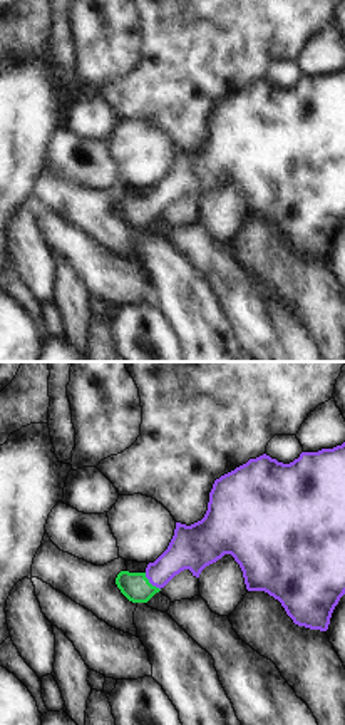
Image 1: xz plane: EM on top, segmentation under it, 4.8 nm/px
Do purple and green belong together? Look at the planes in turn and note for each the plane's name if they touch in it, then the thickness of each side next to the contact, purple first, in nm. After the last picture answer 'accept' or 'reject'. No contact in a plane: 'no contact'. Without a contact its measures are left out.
xz | 200/140 nm

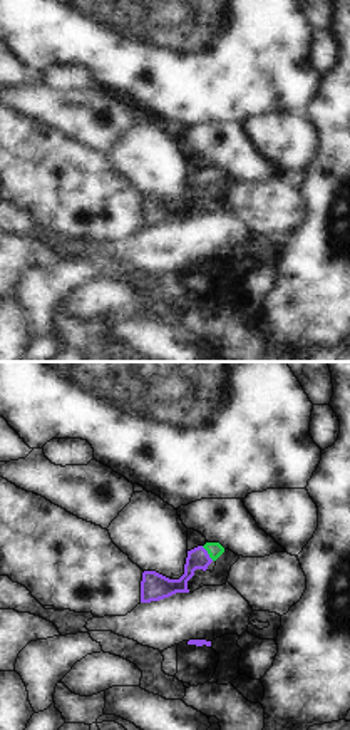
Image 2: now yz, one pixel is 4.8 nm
yz | 110/80 nm

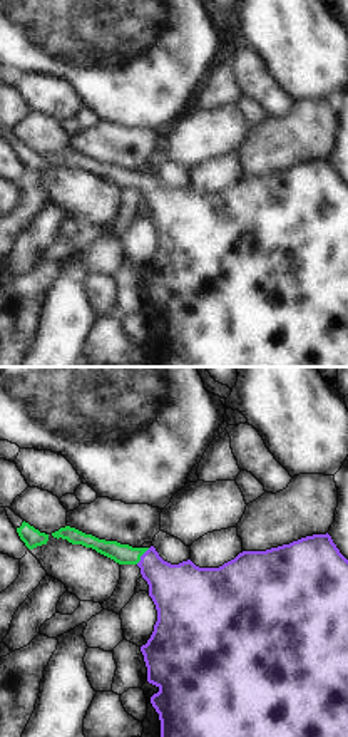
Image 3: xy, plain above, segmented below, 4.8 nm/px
xy | 280/100 nm

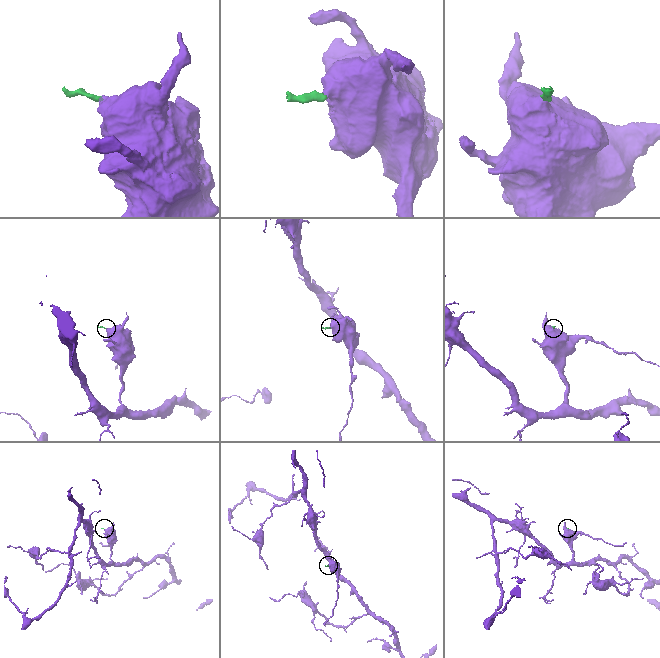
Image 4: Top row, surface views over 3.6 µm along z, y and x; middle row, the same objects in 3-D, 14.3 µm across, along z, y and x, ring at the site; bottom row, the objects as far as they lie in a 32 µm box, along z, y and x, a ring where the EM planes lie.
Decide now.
accept

